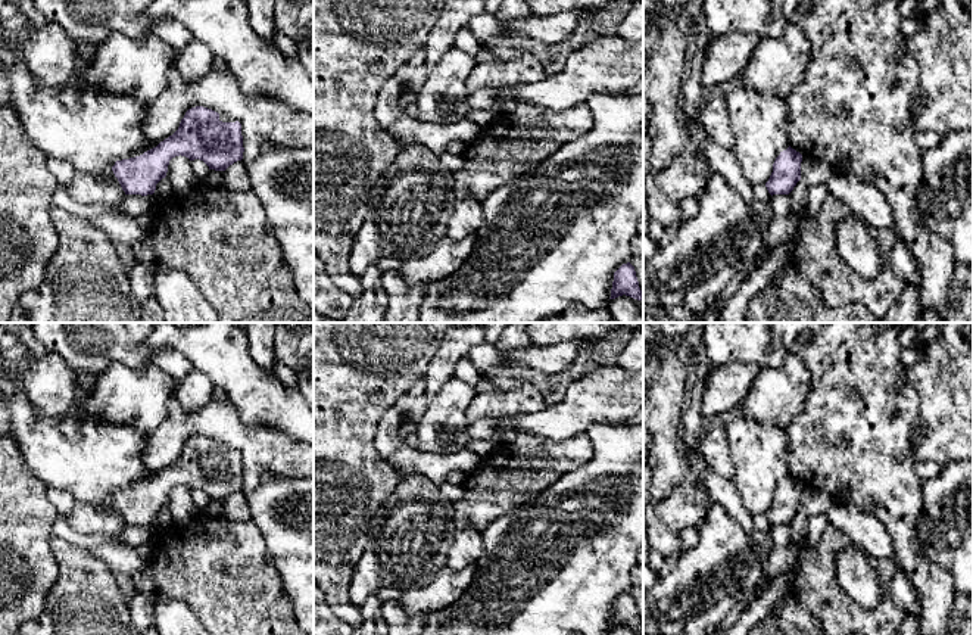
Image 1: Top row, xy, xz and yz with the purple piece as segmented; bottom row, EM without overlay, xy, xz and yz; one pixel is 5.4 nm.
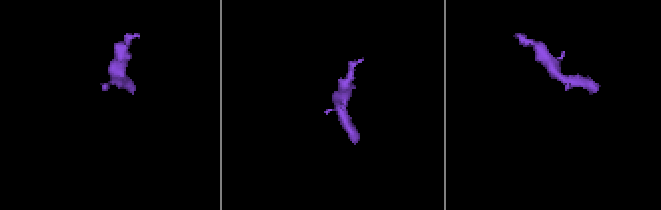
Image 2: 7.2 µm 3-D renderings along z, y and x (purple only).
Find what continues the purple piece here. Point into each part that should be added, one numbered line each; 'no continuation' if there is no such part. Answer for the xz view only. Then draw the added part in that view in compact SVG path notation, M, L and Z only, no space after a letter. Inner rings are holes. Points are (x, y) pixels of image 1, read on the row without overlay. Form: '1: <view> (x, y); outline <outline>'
no continuation

